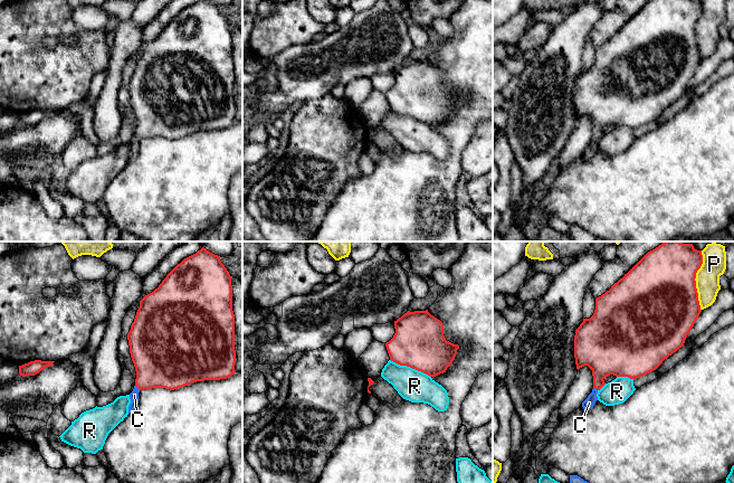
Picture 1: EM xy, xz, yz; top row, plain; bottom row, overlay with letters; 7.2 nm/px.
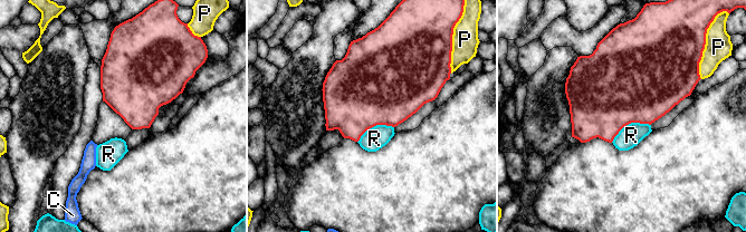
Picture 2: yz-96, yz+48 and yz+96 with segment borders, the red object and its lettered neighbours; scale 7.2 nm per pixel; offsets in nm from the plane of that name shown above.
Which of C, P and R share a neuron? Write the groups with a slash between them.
C / P / R

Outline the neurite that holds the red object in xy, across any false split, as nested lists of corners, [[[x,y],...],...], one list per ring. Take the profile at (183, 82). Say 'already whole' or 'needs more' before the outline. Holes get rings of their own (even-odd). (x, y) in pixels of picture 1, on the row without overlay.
already whole; [[[198,0],[178,13],[158,38],[140,50],[127,89],[136,121],[135,135],[140,140],[152,138],[174,140],[197,131],[231,126],[236,122],[232,35],[231,26],[221,12],[220,6],[209,0]]]

